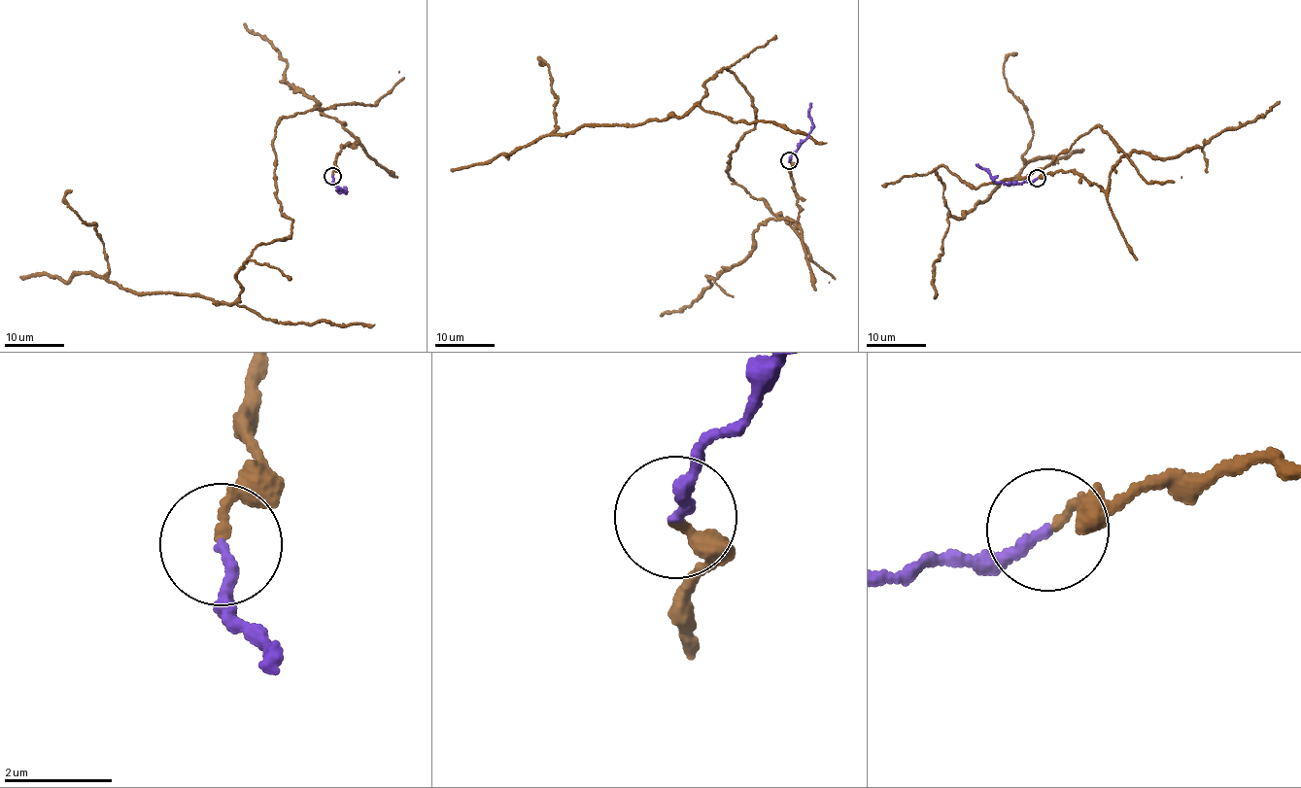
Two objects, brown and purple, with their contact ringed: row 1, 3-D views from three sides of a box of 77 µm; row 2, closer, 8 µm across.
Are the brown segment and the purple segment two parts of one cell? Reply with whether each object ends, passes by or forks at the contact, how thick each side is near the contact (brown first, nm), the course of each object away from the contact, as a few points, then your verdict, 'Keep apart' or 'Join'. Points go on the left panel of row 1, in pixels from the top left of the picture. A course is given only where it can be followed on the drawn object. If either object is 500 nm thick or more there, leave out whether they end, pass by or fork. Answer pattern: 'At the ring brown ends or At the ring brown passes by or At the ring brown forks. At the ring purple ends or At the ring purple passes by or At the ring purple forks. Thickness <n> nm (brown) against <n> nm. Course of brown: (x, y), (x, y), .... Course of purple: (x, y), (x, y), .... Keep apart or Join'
At the ring brown ends. At the ring purple ends. Thickness 160 nm (brown) against 200 nm. Course of brown: (332, 175), (359, 143), (327, 109), (276, 124), (291, 234), (258, 245), (228, 304), (109, 281), (72, 190). Course of purple: (332, 175), (332, 183), (340, 192), (346, 192), (337, 190). Join

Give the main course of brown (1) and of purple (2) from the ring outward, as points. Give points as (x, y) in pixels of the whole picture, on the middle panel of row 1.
1: (789, 161), (795, 224), (726, 171), (755, 126), (734, 74), (684, 115), (555, 134), (546, 64)
2: (789, 161), (791, 154), (813, 127), (808, 118), (811, 103)

